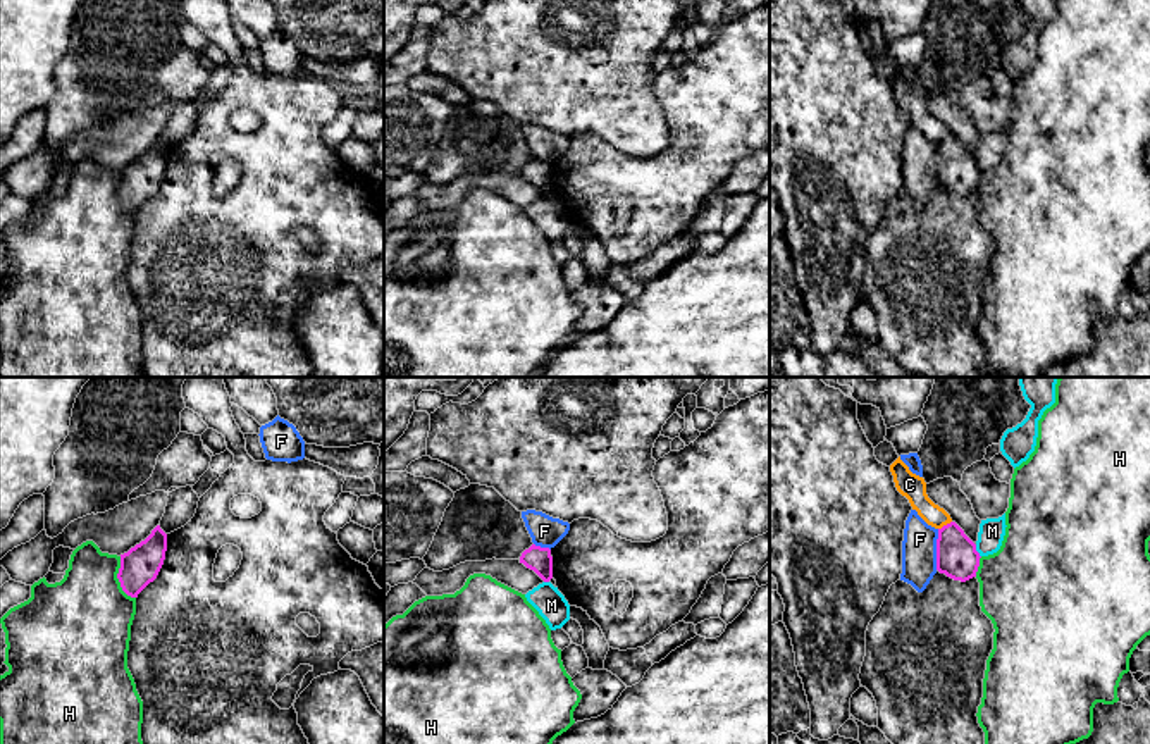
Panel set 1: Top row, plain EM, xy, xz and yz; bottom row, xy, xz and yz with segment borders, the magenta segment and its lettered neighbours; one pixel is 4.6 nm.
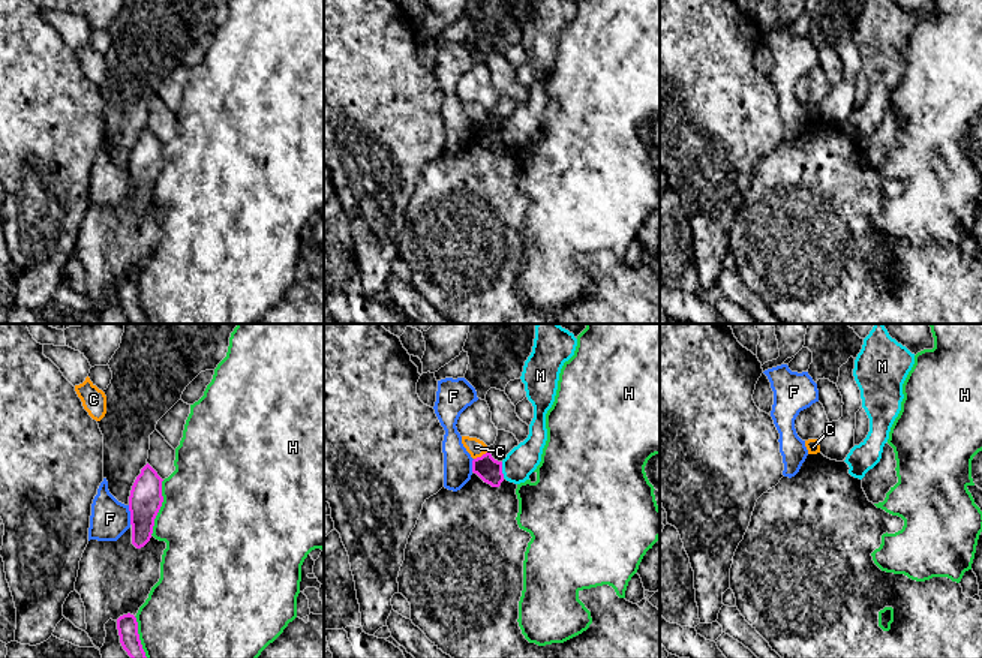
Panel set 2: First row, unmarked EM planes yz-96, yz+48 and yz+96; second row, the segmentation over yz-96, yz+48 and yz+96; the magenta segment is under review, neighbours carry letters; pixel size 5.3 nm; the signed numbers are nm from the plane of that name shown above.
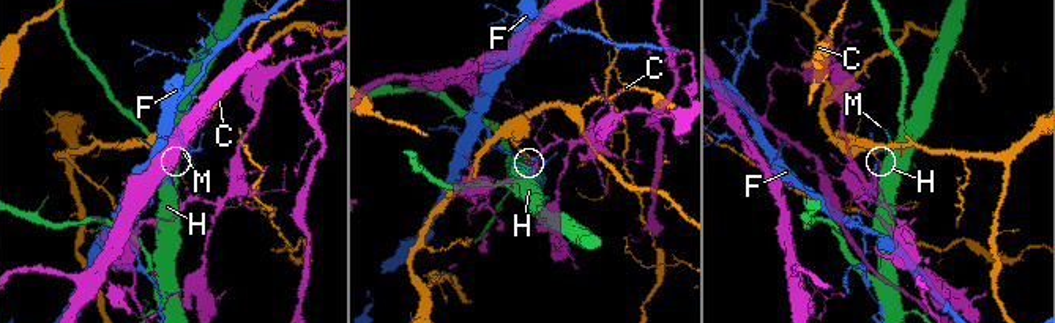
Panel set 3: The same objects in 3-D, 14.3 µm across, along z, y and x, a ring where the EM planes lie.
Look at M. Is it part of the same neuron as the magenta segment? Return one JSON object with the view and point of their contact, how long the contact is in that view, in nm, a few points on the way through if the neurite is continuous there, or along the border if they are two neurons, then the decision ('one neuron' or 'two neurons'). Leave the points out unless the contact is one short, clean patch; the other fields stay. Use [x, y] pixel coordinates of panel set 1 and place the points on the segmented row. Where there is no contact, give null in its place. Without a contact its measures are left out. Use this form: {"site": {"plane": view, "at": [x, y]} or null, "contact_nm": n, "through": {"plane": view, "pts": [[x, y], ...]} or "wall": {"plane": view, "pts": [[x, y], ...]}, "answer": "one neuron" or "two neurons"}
{"site": {"plane": "yz", "at": [976, 551]}, "contact_nm": 70, "wall": {"plane": "yz", "pts": [[975, 545], [980, 557]]}, "answer": "two neurons"}

